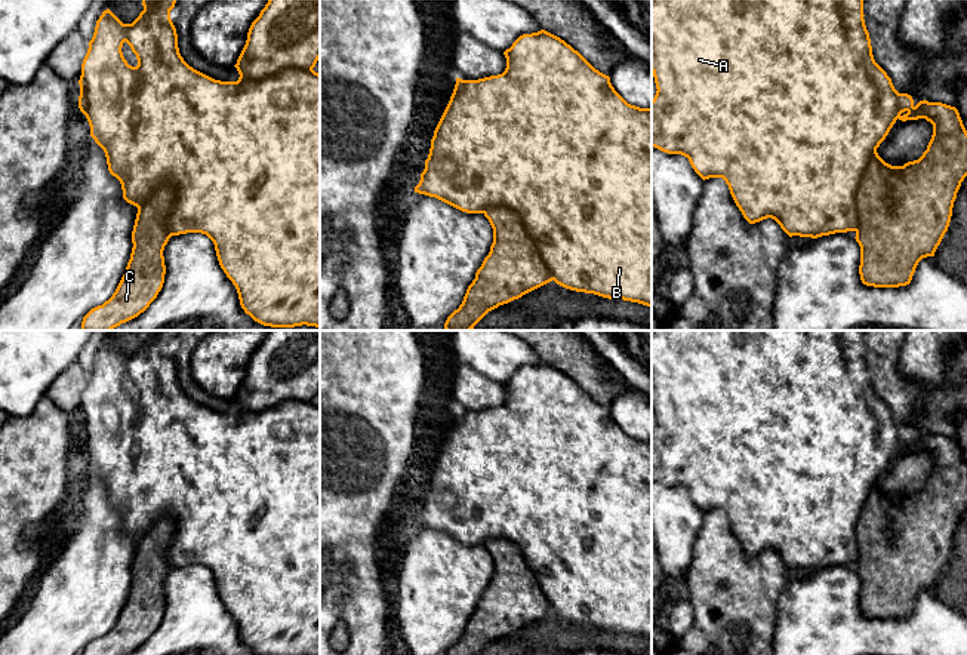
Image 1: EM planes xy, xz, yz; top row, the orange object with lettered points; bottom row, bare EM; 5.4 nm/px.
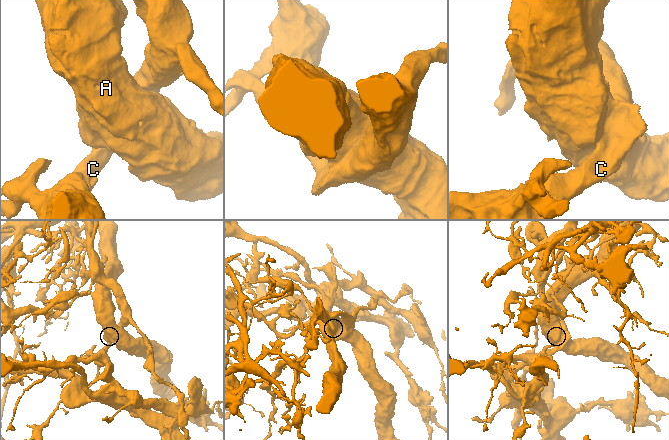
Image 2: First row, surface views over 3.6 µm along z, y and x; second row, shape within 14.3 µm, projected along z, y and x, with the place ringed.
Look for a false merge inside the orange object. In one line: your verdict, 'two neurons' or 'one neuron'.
two neurons

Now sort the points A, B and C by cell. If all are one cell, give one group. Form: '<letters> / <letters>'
A B / C

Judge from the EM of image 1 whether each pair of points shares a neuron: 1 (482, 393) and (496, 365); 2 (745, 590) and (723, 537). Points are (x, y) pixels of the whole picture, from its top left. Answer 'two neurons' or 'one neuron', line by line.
1: two neurons
2: one neuron

